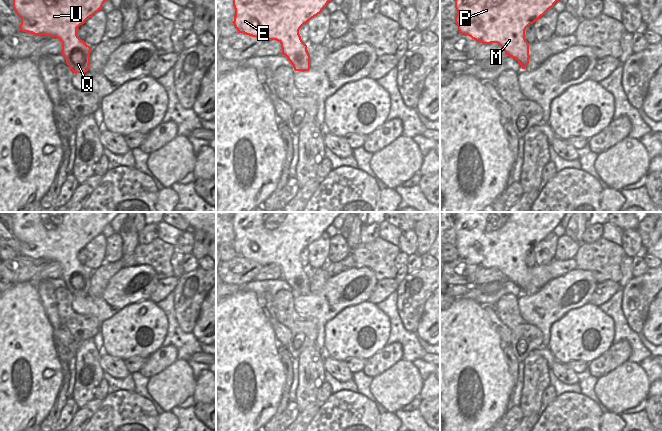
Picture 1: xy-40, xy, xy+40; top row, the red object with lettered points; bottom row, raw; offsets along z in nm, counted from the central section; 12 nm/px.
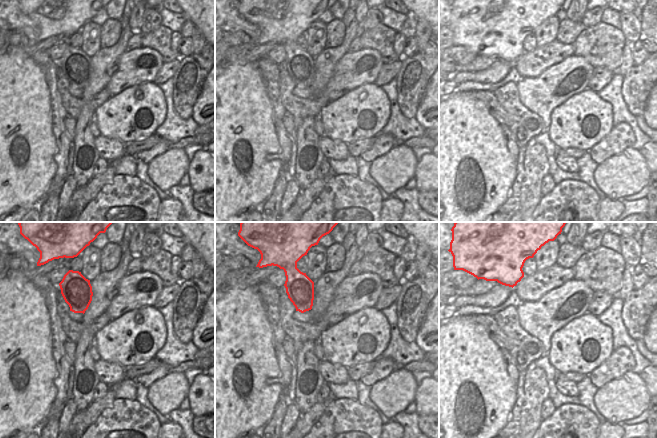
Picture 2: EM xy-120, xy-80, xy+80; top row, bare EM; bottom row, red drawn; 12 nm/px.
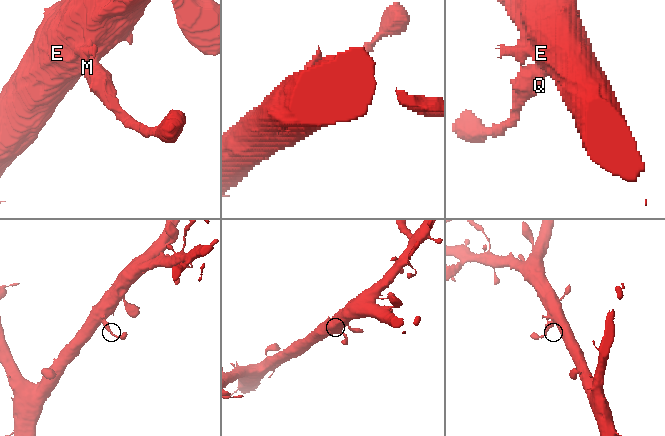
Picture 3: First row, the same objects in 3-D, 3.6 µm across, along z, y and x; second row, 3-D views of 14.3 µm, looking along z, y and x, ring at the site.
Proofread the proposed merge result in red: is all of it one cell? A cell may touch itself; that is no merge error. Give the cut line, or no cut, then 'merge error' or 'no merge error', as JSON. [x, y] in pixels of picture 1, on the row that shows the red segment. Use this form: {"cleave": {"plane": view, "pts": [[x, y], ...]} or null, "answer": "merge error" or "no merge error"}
{"cleave": null, "answer": "no merge error"}

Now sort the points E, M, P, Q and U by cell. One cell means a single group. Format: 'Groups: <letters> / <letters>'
Groups: E M P Q U

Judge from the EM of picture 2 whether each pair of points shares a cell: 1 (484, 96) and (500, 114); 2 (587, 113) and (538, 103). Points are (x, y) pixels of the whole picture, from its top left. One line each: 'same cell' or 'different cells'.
1: same cell
2: different cells

